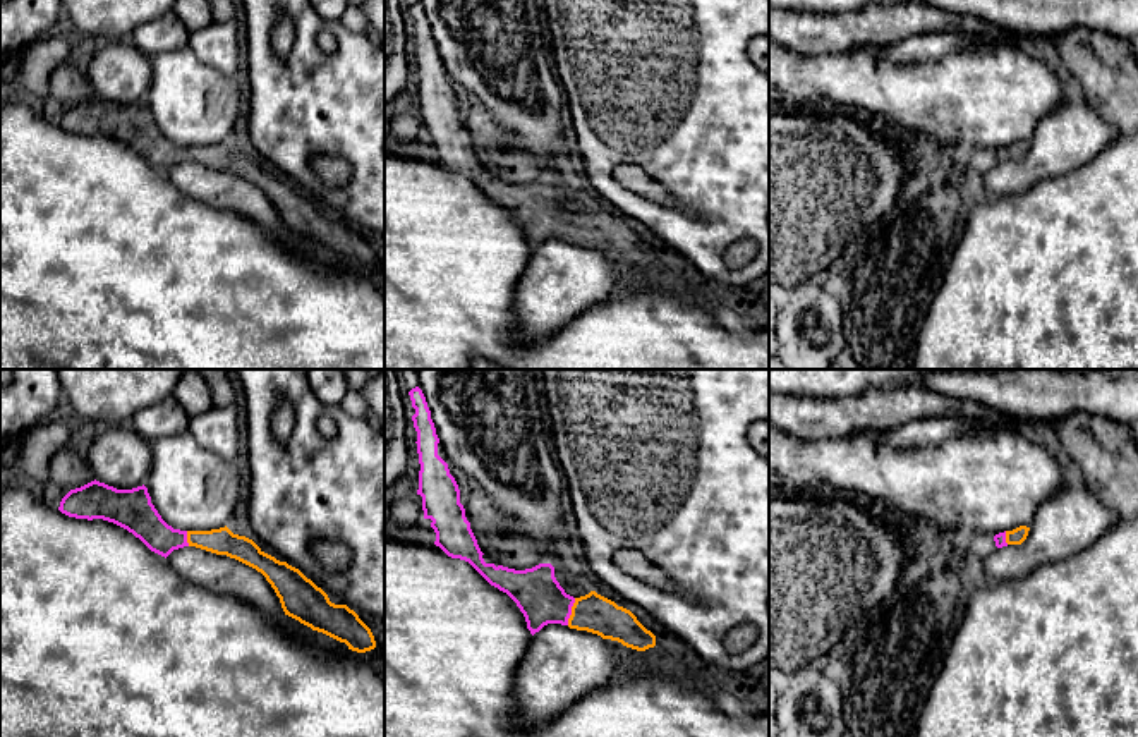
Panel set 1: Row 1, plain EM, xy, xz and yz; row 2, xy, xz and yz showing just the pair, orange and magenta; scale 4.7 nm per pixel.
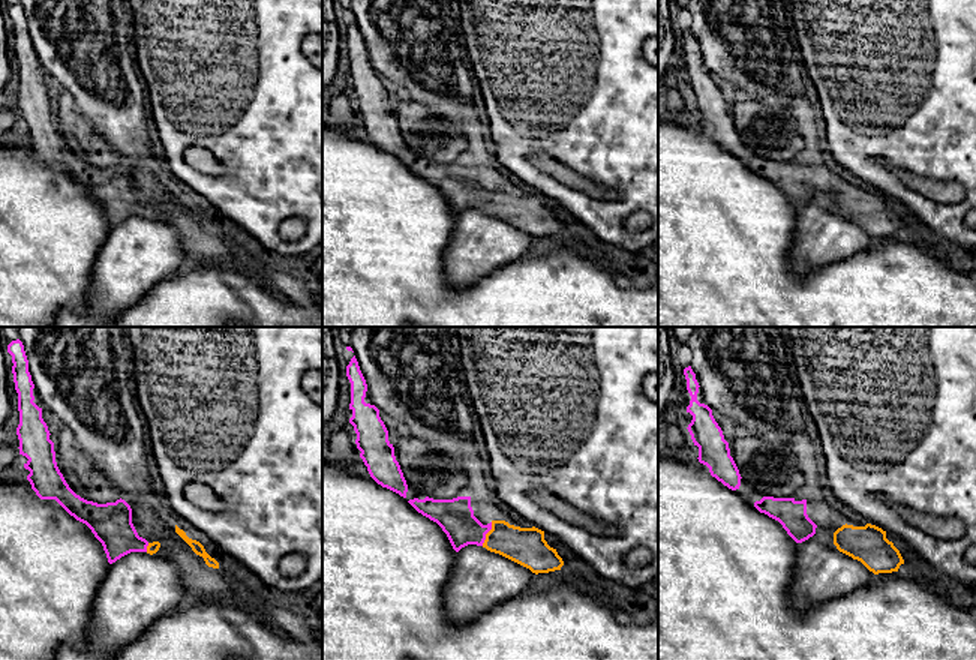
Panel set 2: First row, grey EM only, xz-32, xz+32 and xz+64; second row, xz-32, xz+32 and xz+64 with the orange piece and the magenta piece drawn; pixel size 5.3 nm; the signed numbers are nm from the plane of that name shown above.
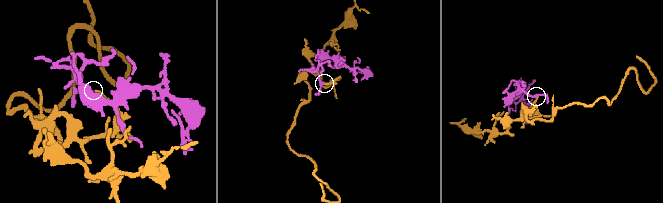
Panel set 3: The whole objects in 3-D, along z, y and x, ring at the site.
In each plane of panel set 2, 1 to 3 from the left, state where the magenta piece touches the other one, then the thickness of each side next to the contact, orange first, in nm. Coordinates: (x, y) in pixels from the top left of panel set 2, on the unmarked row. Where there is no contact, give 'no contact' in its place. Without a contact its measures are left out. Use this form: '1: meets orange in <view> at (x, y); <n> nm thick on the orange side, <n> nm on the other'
1: meets orange in xz-32 at (147, 212); 60 nm thick on the orange side, 220 nm on the other
2: meets orange in xz+32 at (486, 198); 200 nm thick on the orange side, 190 nm on the other
3: no contact

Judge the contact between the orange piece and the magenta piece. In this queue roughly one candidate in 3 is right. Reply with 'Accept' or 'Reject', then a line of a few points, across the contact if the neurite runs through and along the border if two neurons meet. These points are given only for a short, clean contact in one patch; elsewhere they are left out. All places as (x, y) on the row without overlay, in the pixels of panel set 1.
Accept. Line: xz (593, 227), (572, 227), (548, 219), (536, 207)

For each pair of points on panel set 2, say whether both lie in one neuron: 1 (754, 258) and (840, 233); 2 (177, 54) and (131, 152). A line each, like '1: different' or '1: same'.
1: different
2: different

